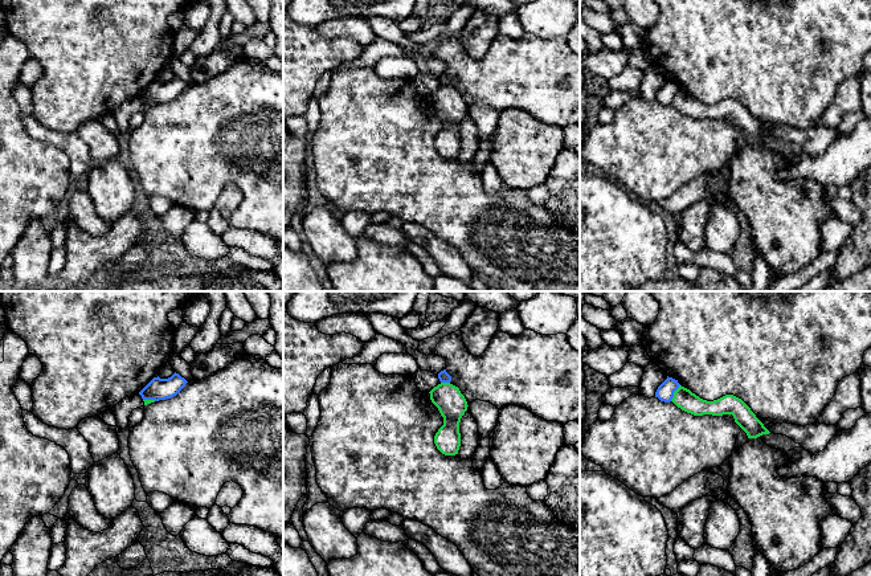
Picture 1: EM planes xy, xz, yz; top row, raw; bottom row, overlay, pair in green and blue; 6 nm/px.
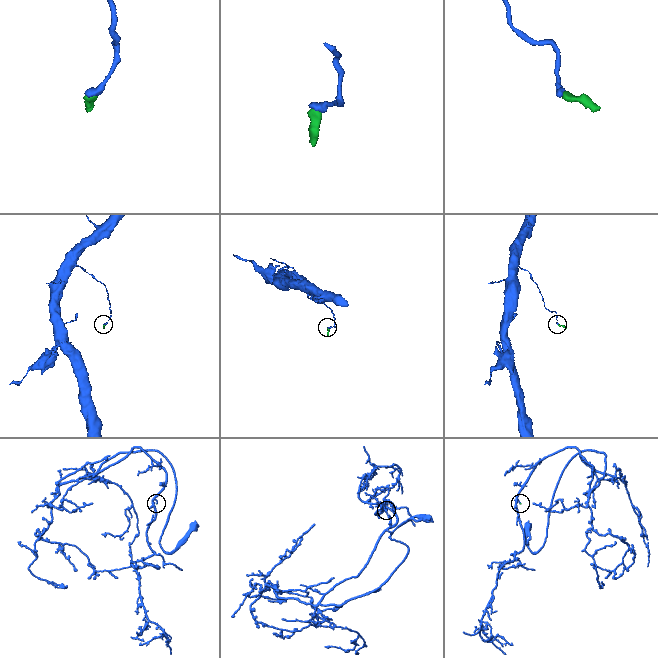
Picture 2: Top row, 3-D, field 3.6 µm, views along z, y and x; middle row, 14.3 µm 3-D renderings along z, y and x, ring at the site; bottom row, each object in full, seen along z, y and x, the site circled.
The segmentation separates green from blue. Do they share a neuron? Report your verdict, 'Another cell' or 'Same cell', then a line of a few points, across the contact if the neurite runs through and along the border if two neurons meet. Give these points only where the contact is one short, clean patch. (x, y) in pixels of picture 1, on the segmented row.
Another cell. Line: yz (679, 384), (670, 400)

